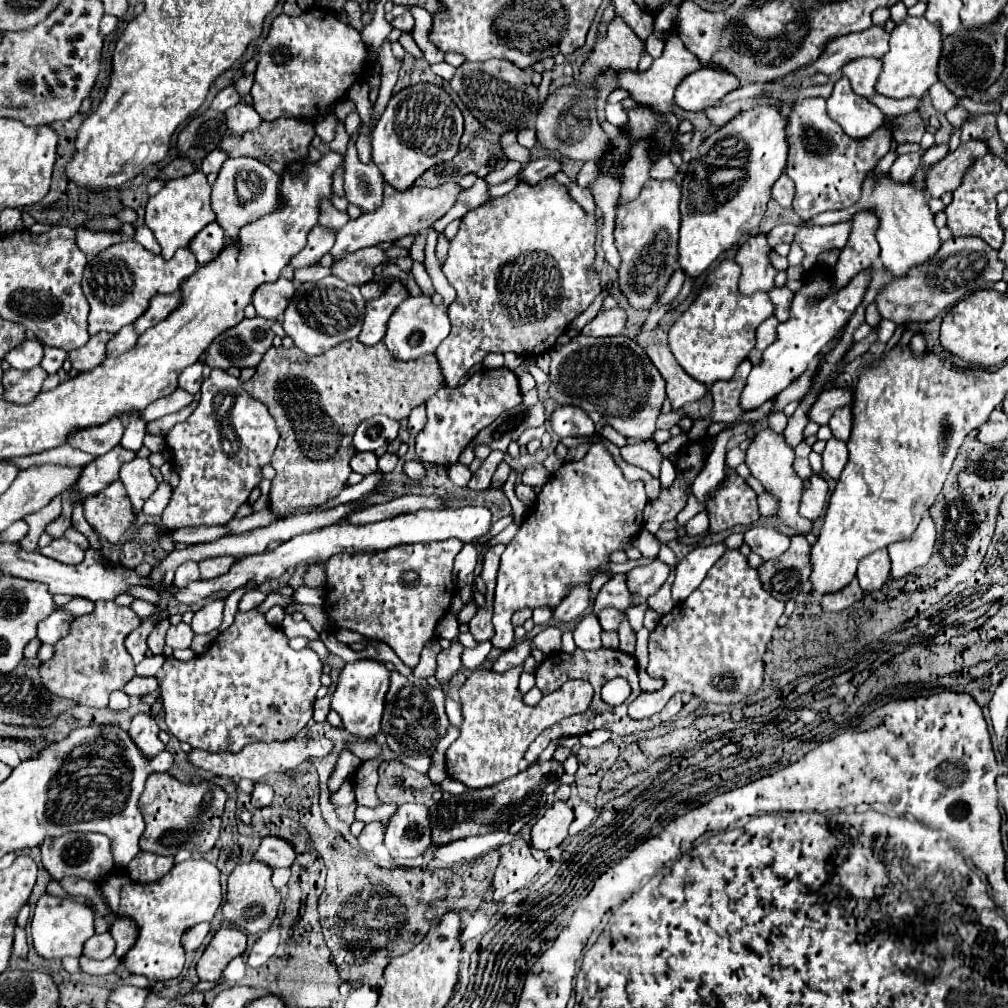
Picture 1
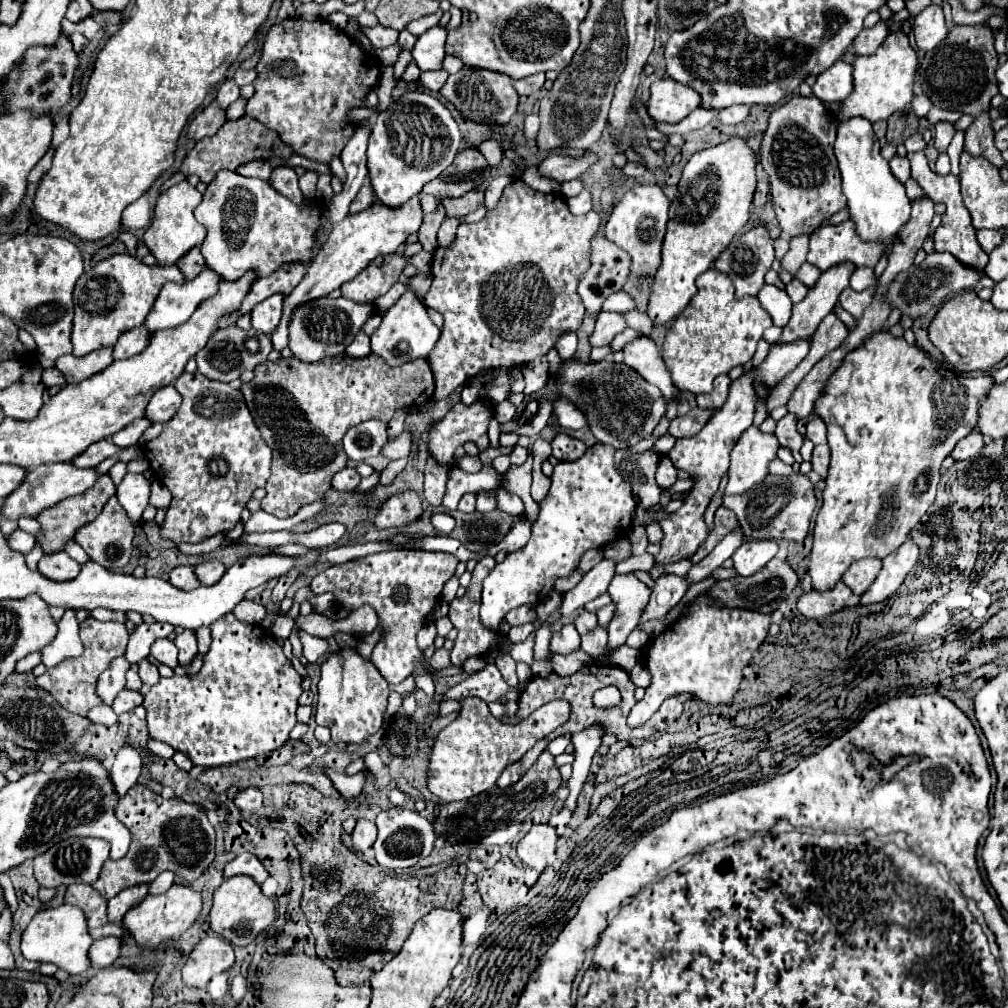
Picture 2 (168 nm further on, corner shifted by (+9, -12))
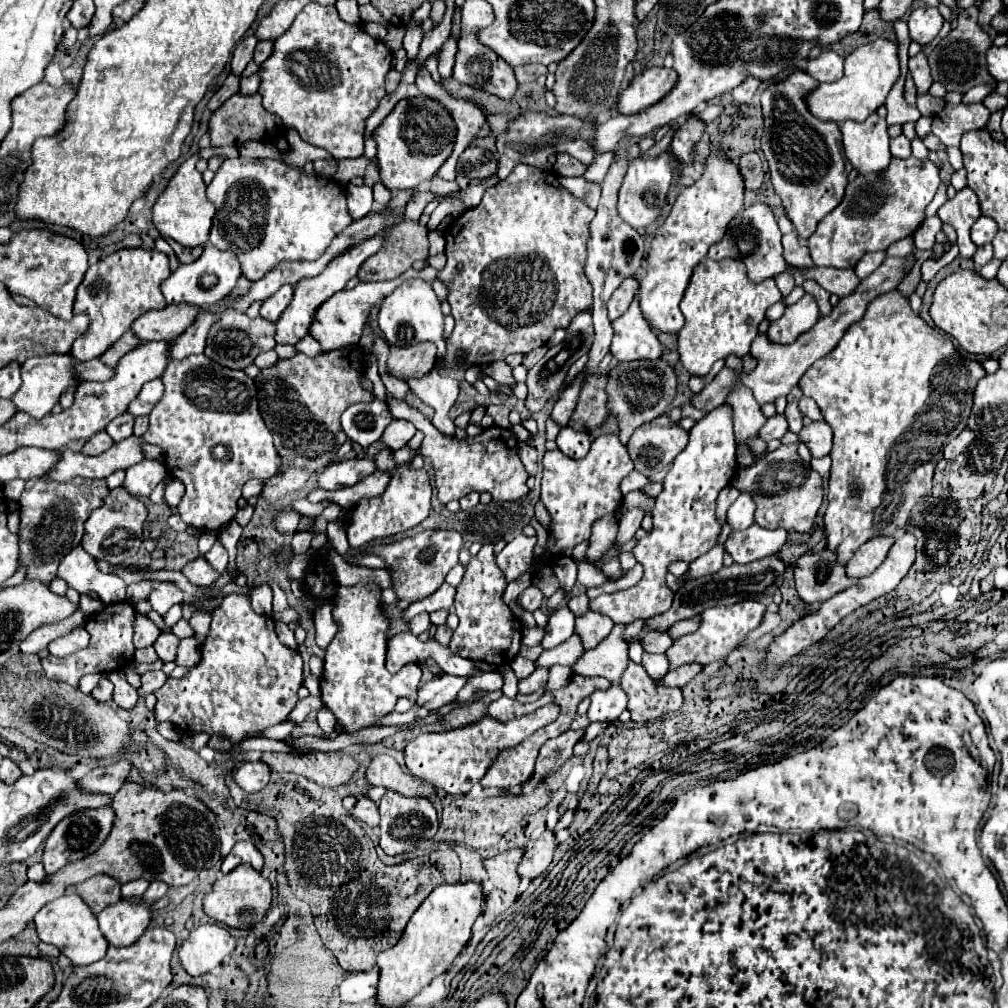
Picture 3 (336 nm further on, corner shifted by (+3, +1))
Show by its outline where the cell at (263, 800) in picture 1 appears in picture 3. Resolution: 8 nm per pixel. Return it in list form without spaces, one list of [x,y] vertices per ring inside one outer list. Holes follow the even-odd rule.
[[[260,760],[258,762],[244,762],[234,770],[232,778],[246,792],[260,792],[266,788],[266,784],[270,780],[270,768]]]

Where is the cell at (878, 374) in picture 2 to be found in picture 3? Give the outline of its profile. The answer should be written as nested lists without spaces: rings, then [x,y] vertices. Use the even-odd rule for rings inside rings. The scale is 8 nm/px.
[[[898,290],[874,298],[862,320],[846,330],[838,346],[806,370],[800,388],[804,396],[816,400],[834,430],[824,532],[828,548],[842,564],[846,564],[866,540],[874,536],[894,536],[896,530],[908,524],[912,508],[932,490],[934,468],[938,460],[942,460],[942,446],[966,428],[974,388],[984,376],[986,370],[982,364],[958,358],[952,338],[916,316],[910,310],[908,298]]]

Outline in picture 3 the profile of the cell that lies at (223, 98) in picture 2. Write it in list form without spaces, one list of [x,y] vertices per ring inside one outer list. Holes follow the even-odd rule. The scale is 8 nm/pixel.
[[[248,36],[244,38],[236,50],[234,50],[234,56],[232,56],[232,62],[230,62],[230,68],[232,68],[232,74],[240,76],[246,68],[246,64],[252,60],[252,54],[254,54],[254,46],[256,46],[256,36]]]

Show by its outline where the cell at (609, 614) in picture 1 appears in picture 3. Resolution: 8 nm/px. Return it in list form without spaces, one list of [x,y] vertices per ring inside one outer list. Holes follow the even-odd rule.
[[[578,594],[578,596],[572,596],[572,598],[568,600],[568,608],[570,608],[576,616],[582,616],[582,614],[588,612],[588,602],[590,602],[590,598],[588,598],[586,594]]]

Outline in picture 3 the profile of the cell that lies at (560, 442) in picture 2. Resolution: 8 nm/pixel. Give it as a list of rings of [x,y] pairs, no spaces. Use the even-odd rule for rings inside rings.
[[[570,426],[562,428],[558,438],[556,438],[556,444],[560,448],[560,452],[564,452],[566,456],[570,458],[584,458],[590,450],[590,434],[588,432],[578,432]]]

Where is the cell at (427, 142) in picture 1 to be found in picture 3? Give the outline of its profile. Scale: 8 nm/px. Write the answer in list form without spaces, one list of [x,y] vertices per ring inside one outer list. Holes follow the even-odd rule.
[[[410,96],[402,98],[394,106],[394,110],[374,130],[372,138],[378,144],[376,160],[382,184],[388,190],[406,190],[428,182],[446,162],[456,142],[456,124],[452,114],[438,100],[428,96]]]

